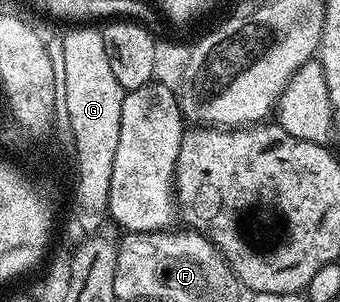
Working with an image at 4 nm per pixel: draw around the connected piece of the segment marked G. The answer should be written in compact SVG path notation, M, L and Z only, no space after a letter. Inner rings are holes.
M72 26L68 36L63 37L65 54L62 70L65 72L67 113L71 115L71 129L75 144L75 185L76 197L72 200L72 216L84 234L99 233L104 223L109 223L108 203L110 202L110 174L114 170L114 150L118 150L118 134L122 126L122 102L124 88L114 78L113 67L107 58L103 34L96 26Z

